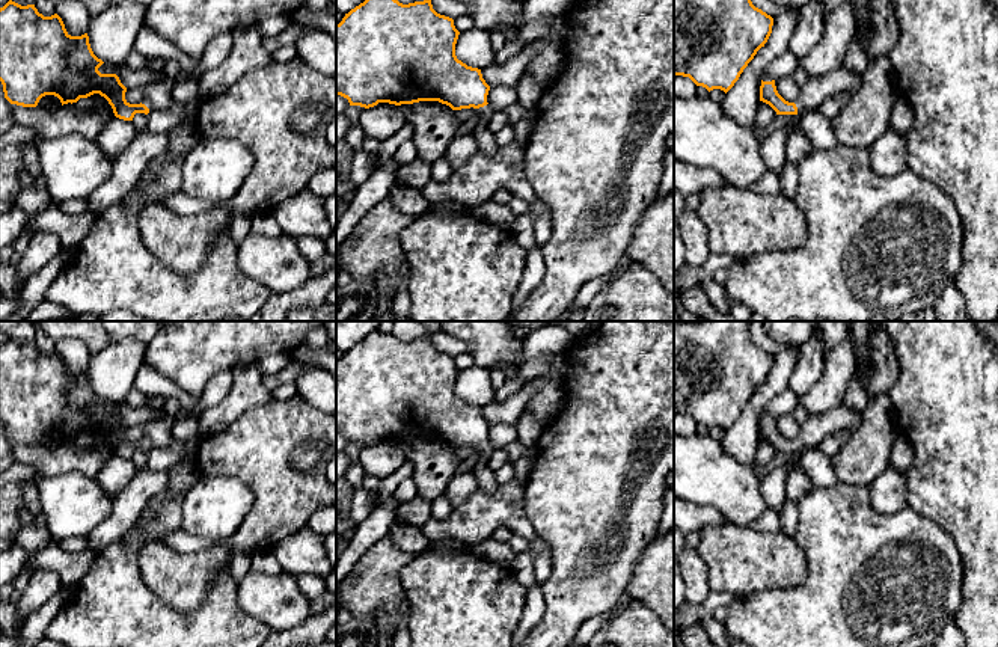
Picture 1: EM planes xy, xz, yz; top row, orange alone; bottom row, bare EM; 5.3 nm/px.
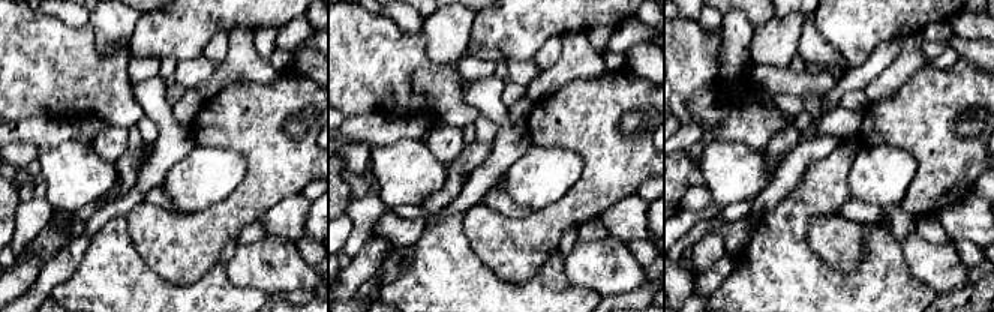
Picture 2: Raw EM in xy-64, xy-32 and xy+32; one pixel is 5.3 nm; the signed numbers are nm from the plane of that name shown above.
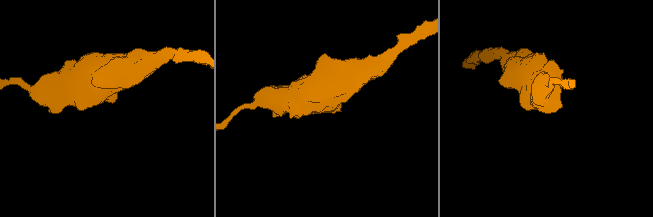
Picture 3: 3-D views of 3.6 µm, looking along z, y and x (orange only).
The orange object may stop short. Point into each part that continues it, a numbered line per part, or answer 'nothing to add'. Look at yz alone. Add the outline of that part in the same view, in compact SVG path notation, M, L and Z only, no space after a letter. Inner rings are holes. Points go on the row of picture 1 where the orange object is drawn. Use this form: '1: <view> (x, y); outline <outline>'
1: yz (817, 89); outline M844 66L829 71L822 75L810 77L801 87L801 95L794 103L797 113L819 109L822 103L837 94L853 94L861 87L861 77Z

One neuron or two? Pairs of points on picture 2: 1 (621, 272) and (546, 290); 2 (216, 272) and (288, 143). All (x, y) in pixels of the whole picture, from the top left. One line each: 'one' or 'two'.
1: two
2: two

